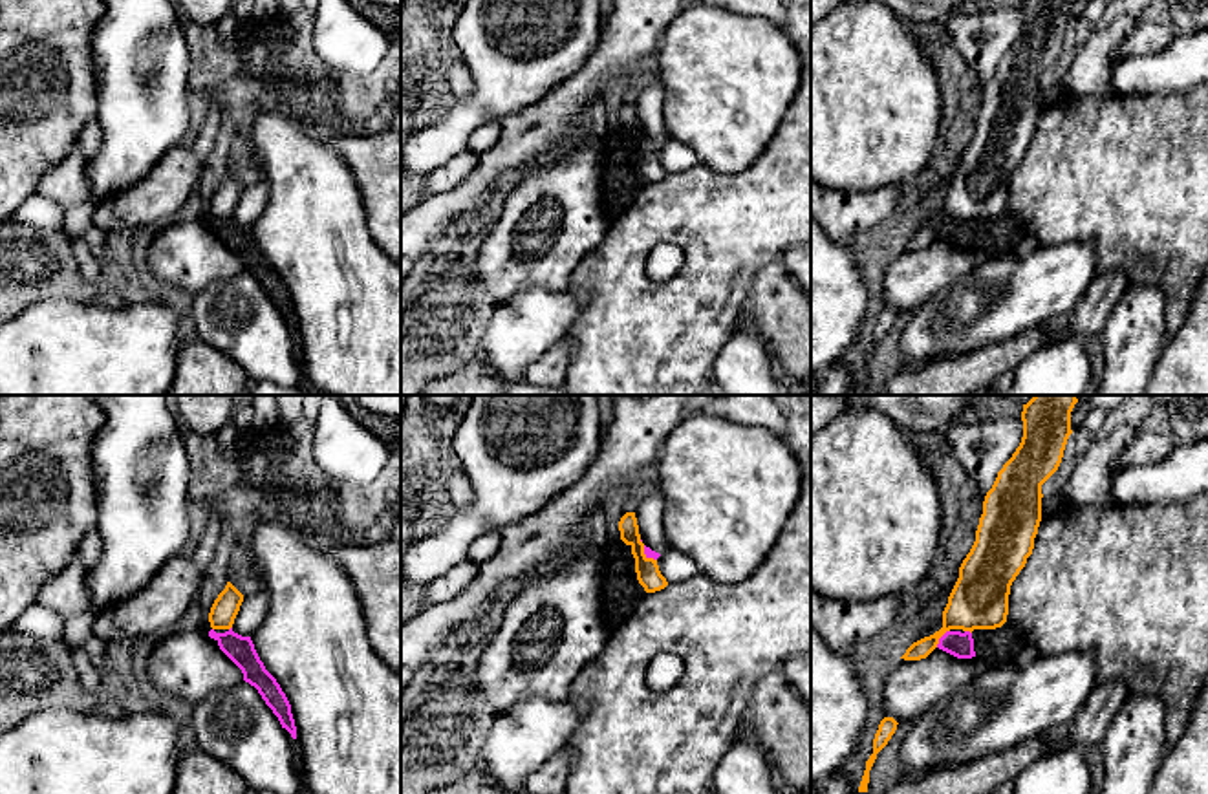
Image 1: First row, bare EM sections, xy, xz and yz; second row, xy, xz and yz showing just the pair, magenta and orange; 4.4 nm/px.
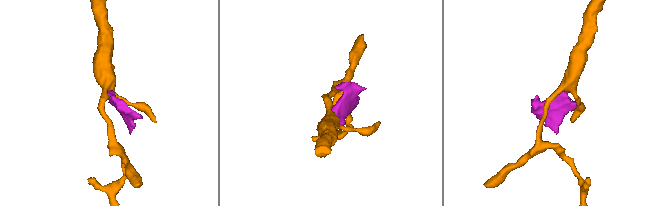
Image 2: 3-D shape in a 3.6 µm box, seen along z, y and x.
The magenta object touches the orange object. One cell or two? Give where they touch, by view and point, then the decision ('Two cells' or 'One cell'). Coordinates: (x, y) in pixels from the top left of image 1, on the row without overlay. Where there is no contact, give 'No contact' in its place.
Touches magenta at yz (939, 229). Two cells

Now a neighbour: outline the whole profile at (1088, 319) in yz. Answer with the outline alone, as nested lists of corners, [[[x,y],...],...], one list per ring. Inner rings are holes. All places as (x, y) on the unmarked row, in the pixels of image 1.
[[[1111,271],[1098,274],[1063,322],[1071,337],[1084,340],[1102,335],[1113,307],[1127,289],[1129,282],[1124,273]]]

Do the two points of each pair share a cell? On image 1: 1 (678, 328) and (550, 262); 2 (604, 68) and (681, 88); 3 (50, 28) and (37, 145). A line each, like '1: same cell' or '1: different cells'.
1: different cells
2: different cells
3: same cell

